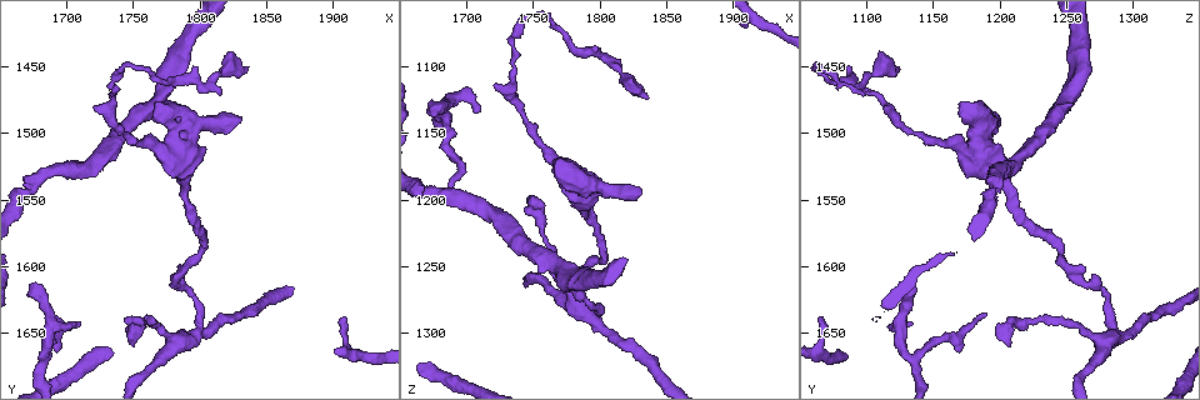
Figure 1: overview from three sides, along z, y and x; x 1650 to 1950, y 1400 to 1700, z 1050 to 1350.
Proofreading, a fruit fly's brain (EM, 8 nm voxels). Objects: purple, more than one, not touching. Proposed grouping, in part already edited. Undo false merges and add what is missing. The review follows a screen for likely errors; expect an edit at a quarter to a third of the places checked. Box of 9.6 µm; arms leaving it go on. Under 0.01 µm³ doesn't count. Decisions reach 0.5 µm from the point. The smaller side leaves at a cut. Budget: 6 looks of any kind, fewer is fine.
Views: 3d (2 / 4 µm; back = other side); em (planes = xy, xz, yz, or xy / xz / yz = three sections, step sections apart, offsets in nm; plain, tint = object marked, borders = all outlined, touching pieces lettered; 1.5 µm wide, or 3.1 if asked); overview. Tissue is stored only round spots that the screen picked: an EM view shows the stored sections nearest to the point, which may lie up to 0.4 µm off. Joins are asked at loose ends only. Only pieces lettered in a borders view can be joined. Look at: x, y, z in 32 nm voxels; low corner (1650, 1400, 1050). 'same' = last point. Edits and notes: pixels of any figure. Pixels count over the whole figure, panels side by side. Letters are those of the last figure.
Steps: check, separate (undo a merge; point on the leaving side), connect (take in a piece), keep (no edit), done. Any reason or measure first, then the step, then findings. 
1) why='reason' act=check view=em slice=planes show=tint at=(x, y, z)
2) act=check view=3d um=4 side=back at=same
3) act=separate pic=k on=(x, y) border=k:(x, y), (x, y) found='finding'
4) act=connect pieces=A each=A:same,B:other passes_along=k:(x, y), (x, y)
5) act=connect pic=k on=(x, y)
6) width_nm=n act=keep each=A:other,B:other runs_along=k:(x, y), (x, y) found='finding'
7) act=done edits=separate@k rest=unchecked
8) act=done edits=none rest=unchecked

why='sharp bend' act=check view=3d um=2 at=(1758, 1640, 1218)

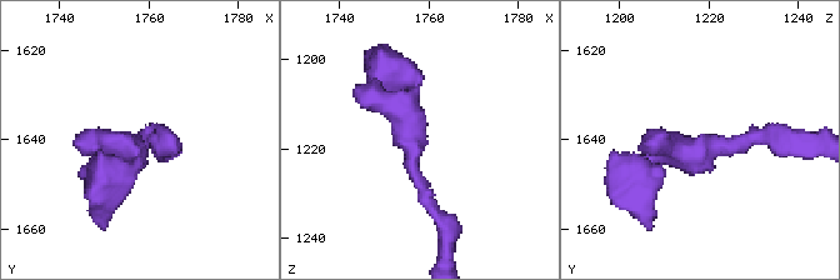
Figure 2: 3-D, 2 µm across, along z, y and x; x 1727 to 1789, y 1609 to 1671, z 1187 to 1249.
act=check view=em slice=xy step=8 show=borders at=(1756, 1642, 1215)

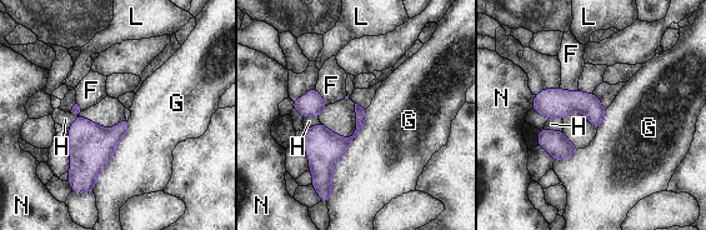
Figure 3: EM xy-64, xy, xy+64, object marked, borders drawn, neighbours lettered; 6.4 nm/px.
act=keep each=F:other,G:other,H:other,L:other,N:other border=3:(366, 109), (331, 184) found='one cell here'

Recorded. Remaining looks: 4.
why='thin end' act=check view=3d um=4 at=(1686, 1636, 1190)

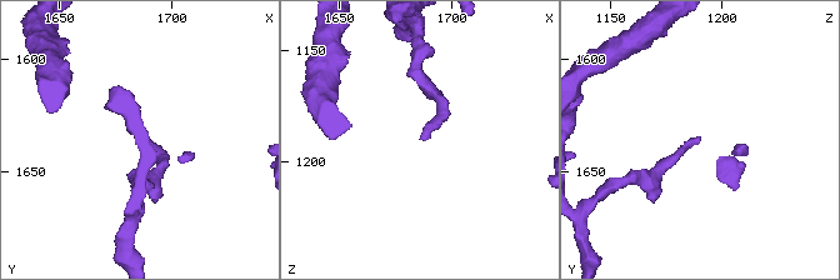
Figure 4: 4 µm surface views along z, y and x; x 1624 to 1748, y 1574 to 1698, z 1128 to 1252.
act=check view=em slice=xy step=4 show=tint at=(1686, 1634, 1189)

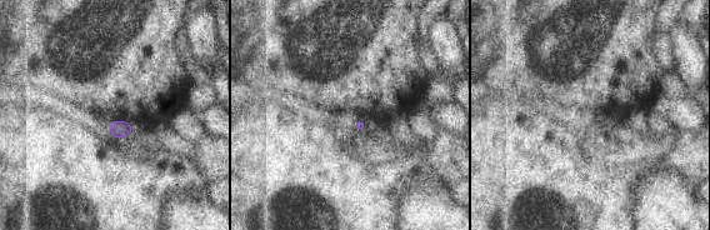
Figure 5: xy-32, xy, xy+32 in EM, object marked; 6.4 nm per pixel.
act=check view=em slice=planes show=borders at=same

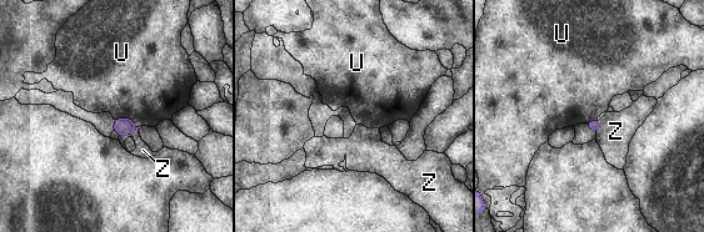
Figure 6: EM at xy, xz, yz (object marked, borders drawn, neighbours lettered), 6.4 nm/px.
longest_contact=U:160nm act=keep each=U:other,Z:other found='none of them fits'

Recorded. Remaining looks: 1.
act=done edits=none rest=unchecked

